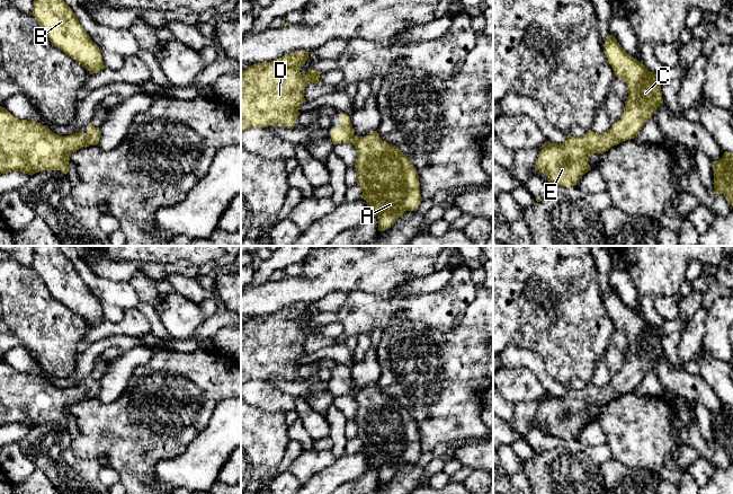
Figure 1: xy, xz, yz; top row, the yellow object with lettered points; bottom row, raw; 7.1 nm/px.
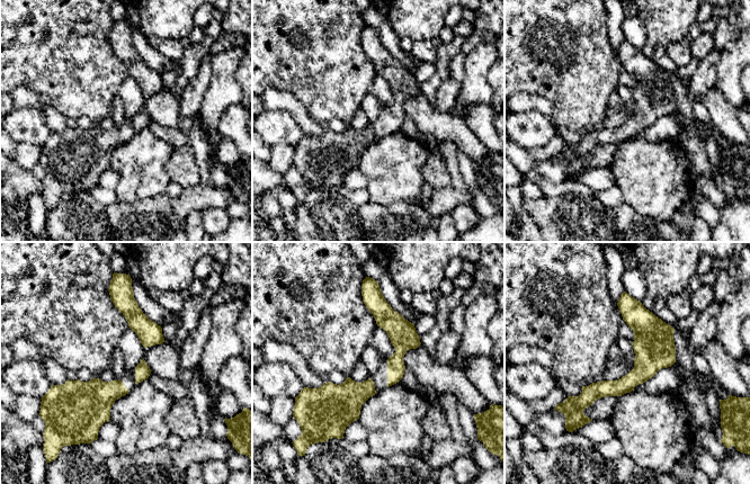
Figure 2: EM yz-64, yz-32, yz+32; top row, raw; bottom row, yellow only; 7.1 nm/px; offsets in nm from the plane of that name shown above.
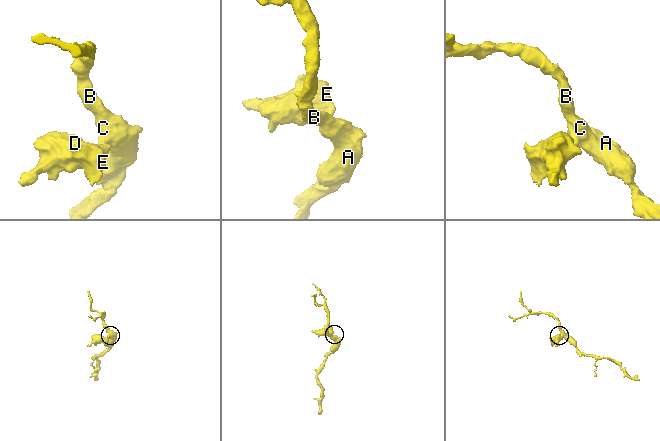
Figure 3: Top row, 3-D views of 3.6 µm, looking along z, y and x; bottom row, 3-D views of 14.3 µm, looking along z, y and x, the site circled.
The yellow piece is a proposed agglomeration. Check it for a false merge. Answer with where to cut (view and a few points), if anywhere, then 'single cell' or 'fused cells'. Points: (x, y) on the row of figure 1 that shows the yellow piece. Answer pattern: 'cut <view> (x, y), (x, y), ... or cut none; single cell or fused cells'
cut none; single cell

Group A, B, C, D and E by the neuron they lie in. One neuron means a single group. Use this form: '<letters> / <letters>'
A B C D E

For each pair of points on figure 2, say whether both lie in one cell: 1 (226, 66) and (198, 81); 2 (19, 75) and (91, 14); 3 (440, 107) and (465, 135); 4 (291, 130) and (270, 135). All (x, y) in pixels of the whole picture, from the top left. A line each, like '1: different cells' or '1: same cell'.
1: different cells
2: same cell
3: different cells
4: same cell

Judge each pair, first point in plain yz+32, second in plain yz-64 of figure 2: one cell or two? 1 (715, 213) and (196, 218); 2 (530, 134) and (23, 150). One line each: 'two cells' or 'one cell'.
1: two cells
2: two cells

